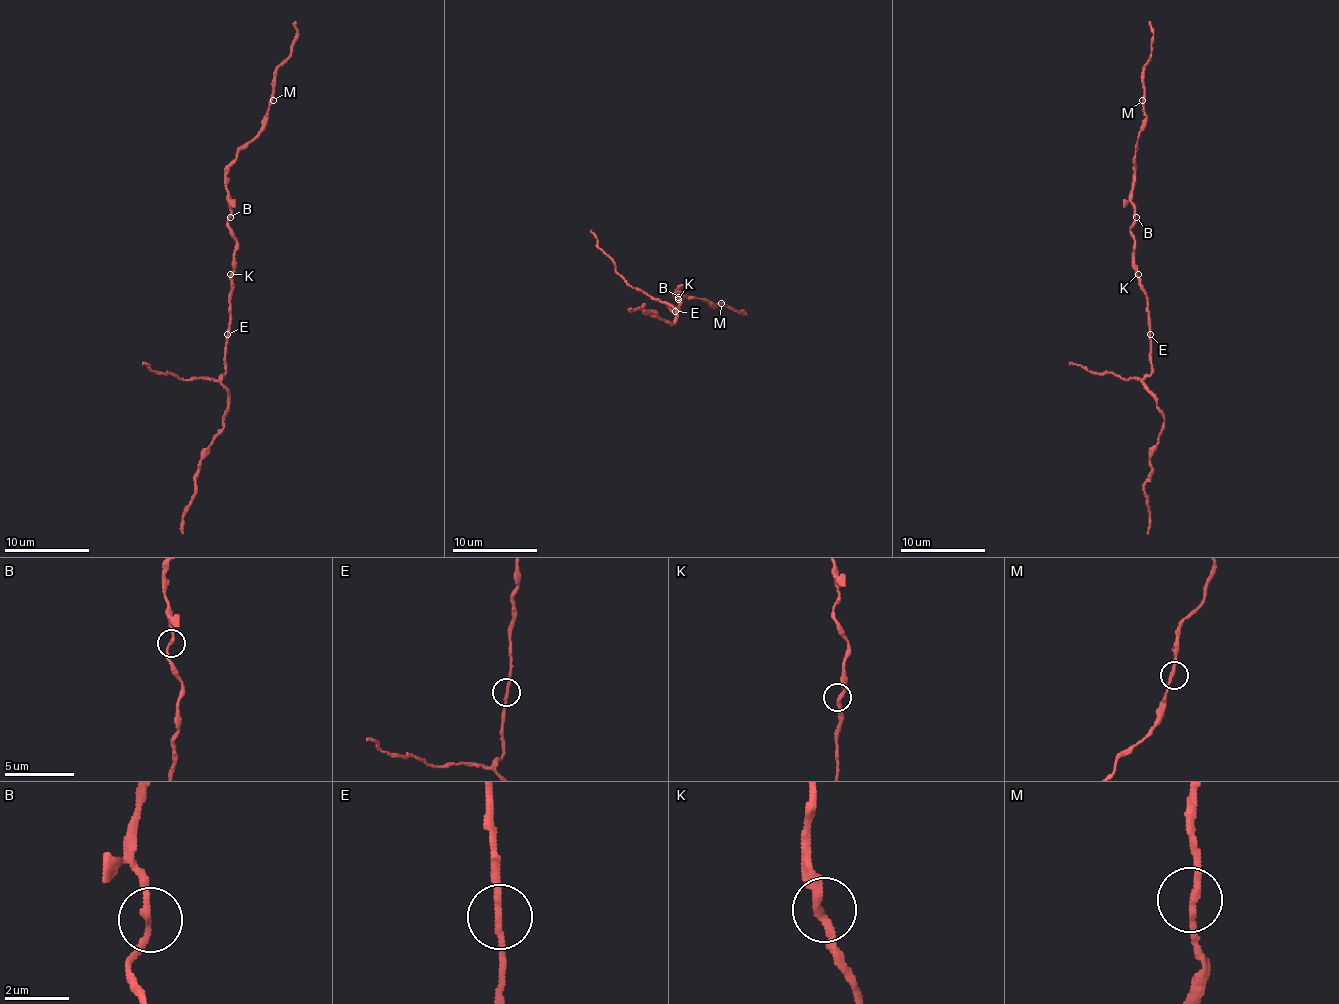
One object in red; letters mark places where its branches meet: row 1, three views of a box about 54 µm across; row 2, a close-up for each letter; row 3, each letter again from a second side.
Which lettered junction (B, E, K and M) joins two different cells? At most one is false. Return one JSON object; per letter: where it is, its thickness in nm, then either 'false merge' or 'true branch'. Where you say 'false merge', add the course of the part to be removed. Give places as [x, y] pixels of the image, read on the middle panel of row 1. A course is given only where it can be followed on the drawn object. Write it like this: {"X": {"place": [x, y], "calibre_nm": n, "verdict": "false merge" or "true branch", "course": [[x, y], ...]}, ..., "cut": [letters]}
{"B": {"place": [678, 297], "calibre_nm": 190, "verdict": "true branch"}, "E": {"place": [675, 311], "calibre_nm": 200, "verdict": "true branch"}, "K": {"place": [678, 299], "calibre_nm": 240, "verdict": "true branch"}, "M": {"place": [721, 303], "calibre_nm": 200, "verdict": "true branch"}, "cut": []}

